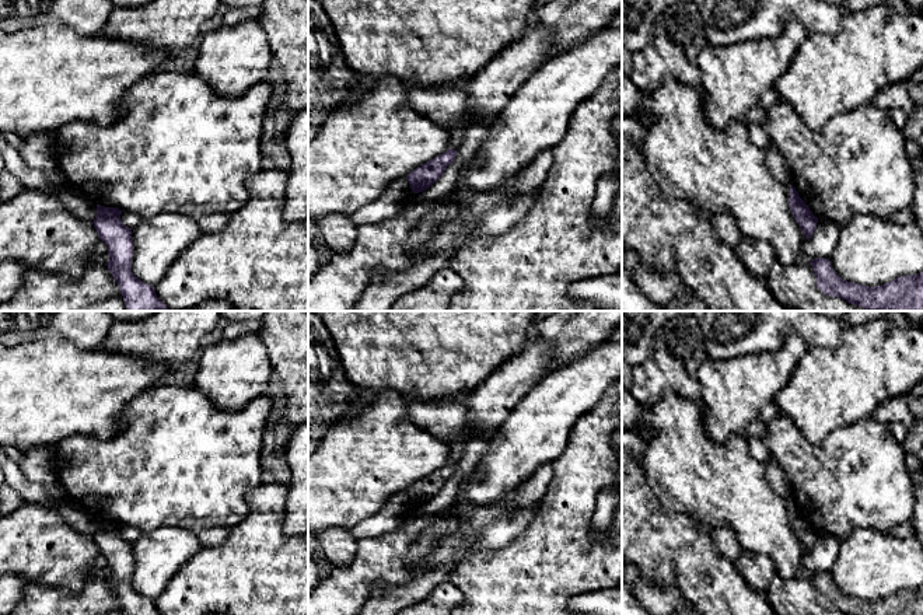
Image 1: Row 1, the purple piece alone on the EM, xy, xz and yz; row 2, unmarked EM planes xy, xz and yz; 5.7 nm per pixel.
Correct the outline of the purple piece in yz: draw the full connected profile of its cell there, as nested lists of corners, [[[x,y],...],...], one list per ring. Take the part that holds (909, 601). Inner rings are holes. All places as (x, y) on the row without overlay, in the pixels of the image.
[[[825,572],[810,574],[817,601],[826,609],[846,615],[923,615],[923,584],[901,590],[881,600],[870,601],[839,591]]]

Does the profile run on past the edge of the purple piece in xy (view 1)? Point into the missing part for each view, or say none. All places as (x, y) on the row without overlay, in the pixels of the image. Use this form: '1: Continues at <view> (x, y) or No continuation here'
1: No continuation here

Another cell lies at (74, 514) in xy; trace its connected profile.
[[[74,500],[56,506],[63,520],[78,534],[92,537],[97,530],[97,518],[85,507]]]

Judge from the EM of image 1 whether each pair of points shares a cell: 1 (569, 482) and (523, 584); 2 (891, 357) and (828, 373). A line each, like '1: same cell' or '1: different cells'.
1: same cell
2: same cell

